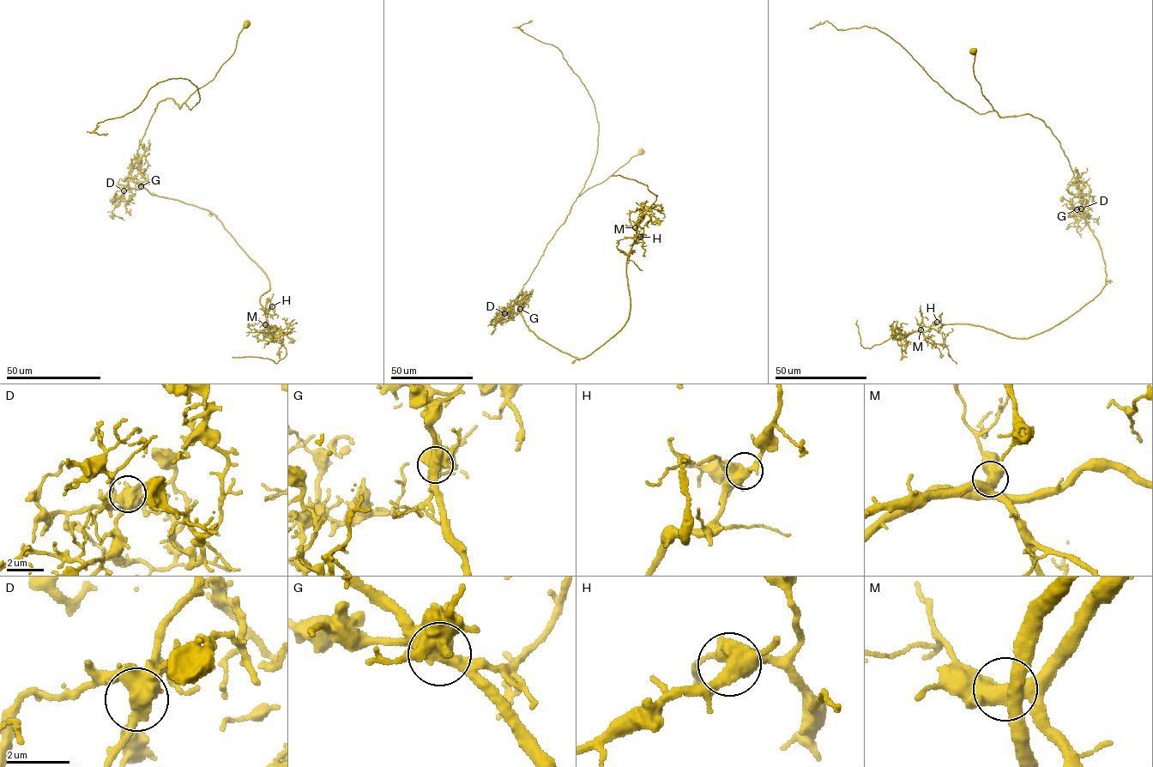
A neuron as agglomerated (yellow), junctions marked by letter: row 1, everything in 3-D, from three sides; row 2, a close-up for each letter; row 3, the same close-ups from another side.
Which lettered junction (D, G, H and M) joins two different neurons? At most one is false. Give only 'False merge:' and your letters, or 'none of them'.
False merge: G

